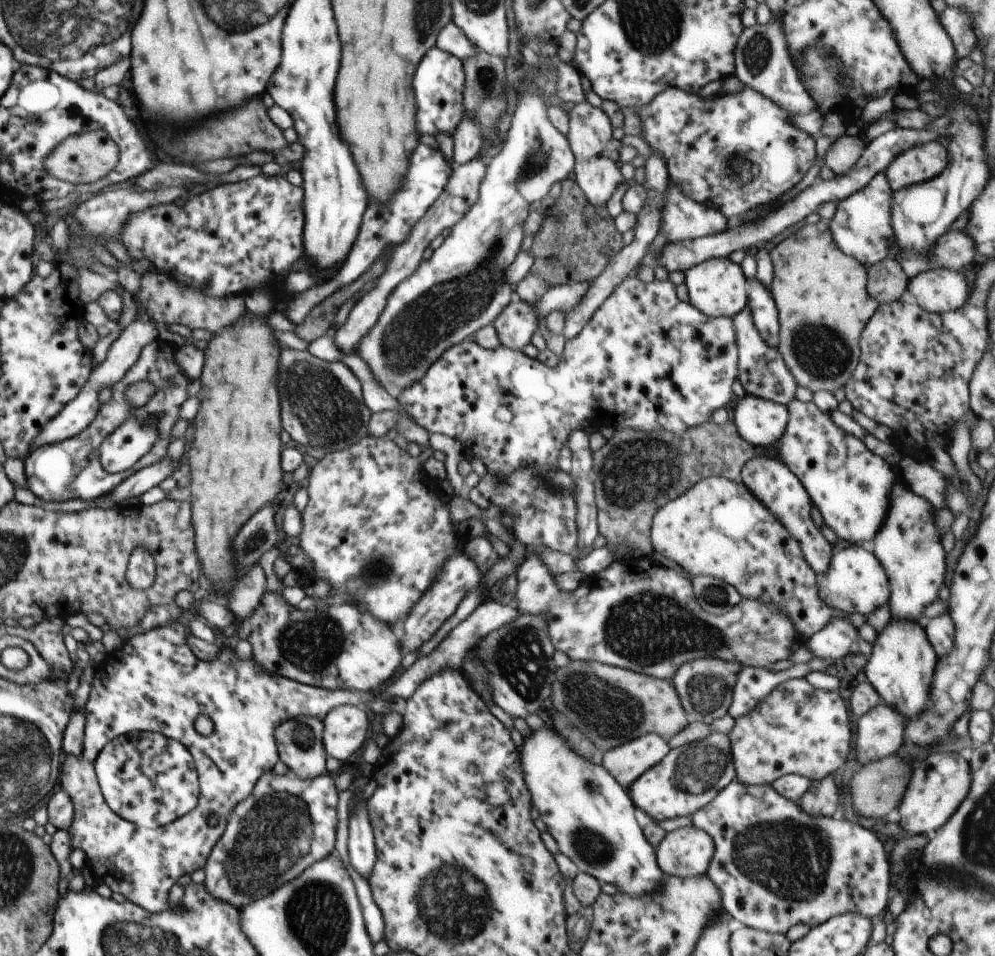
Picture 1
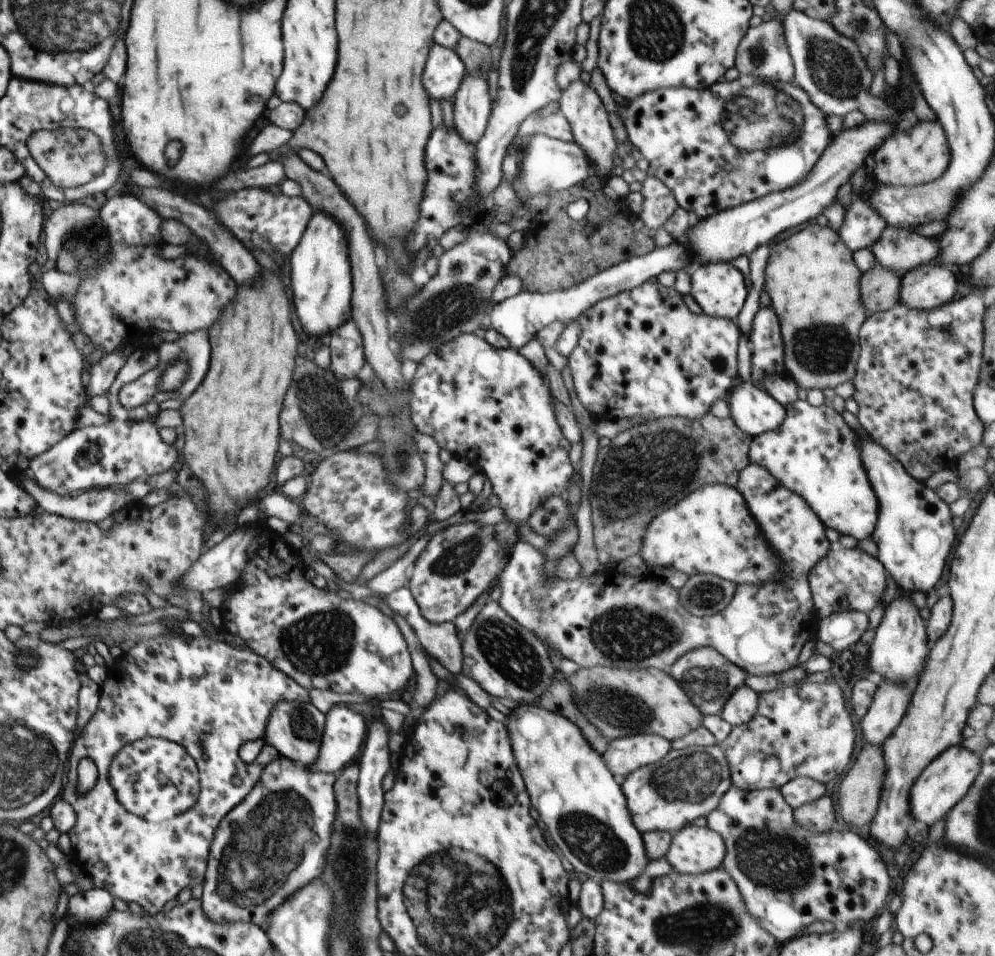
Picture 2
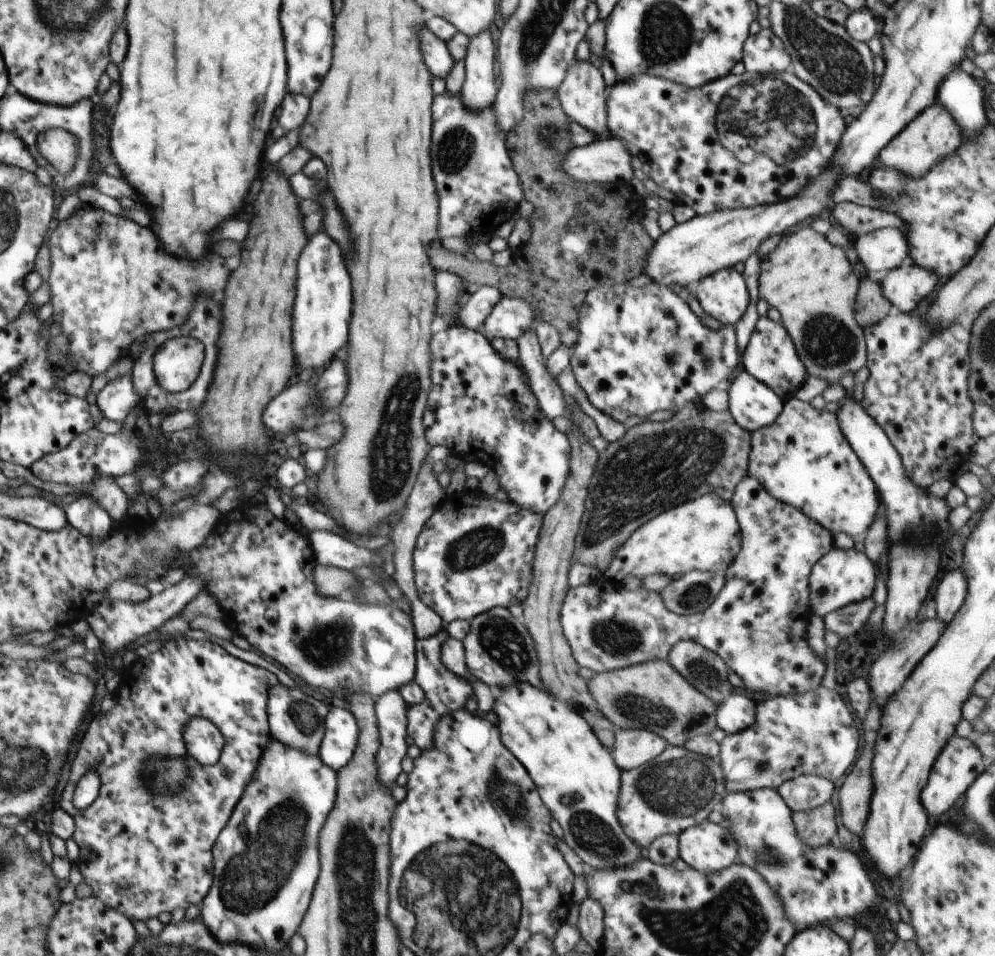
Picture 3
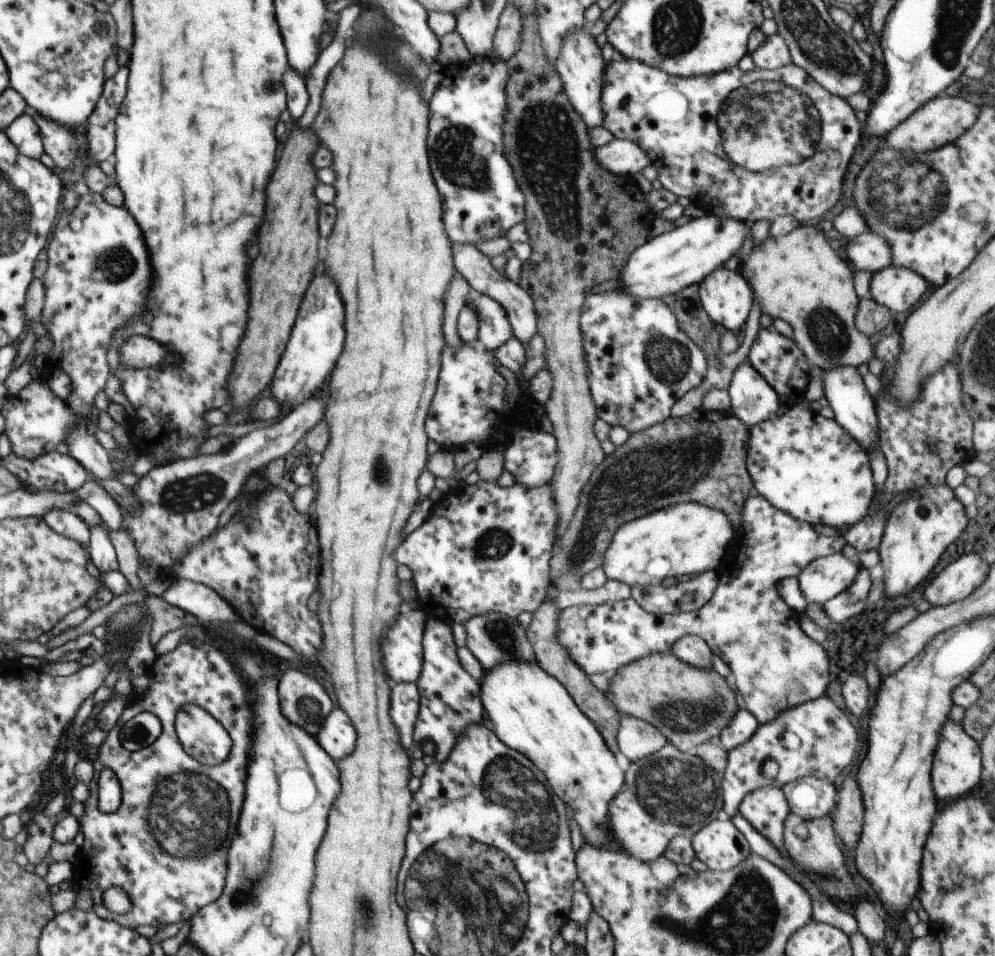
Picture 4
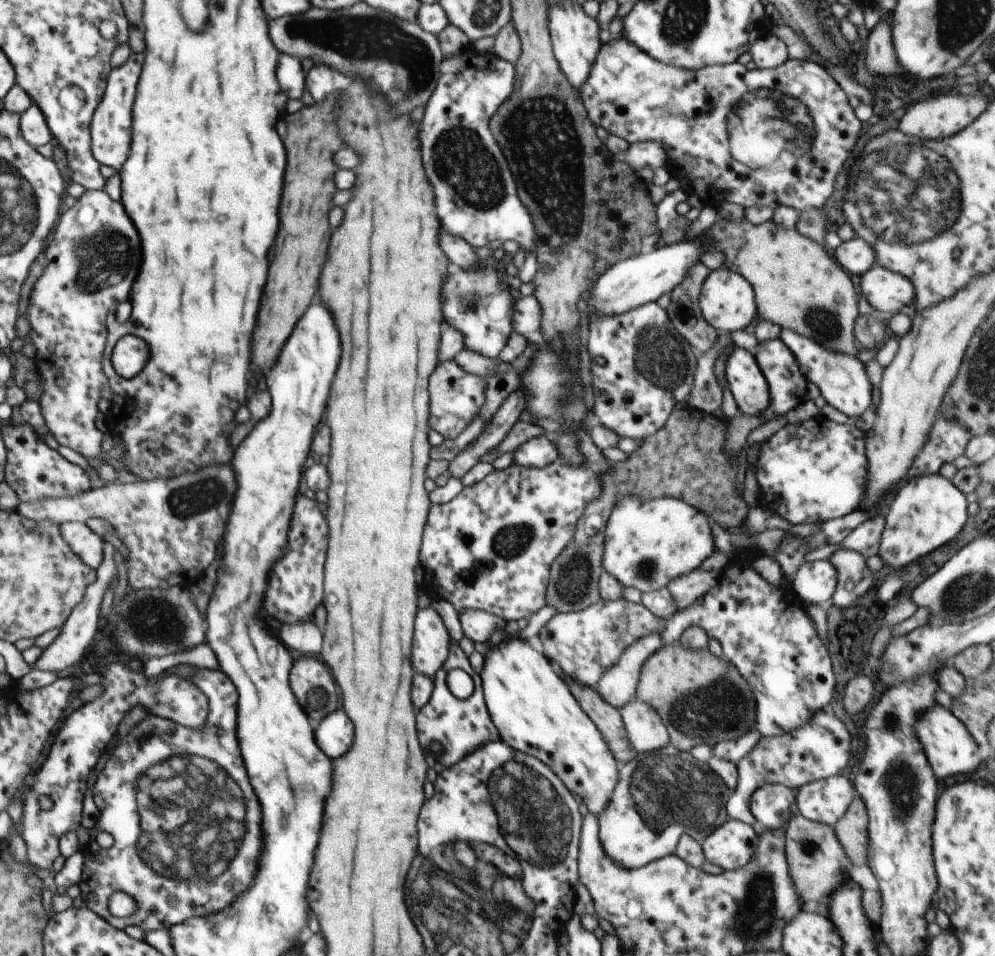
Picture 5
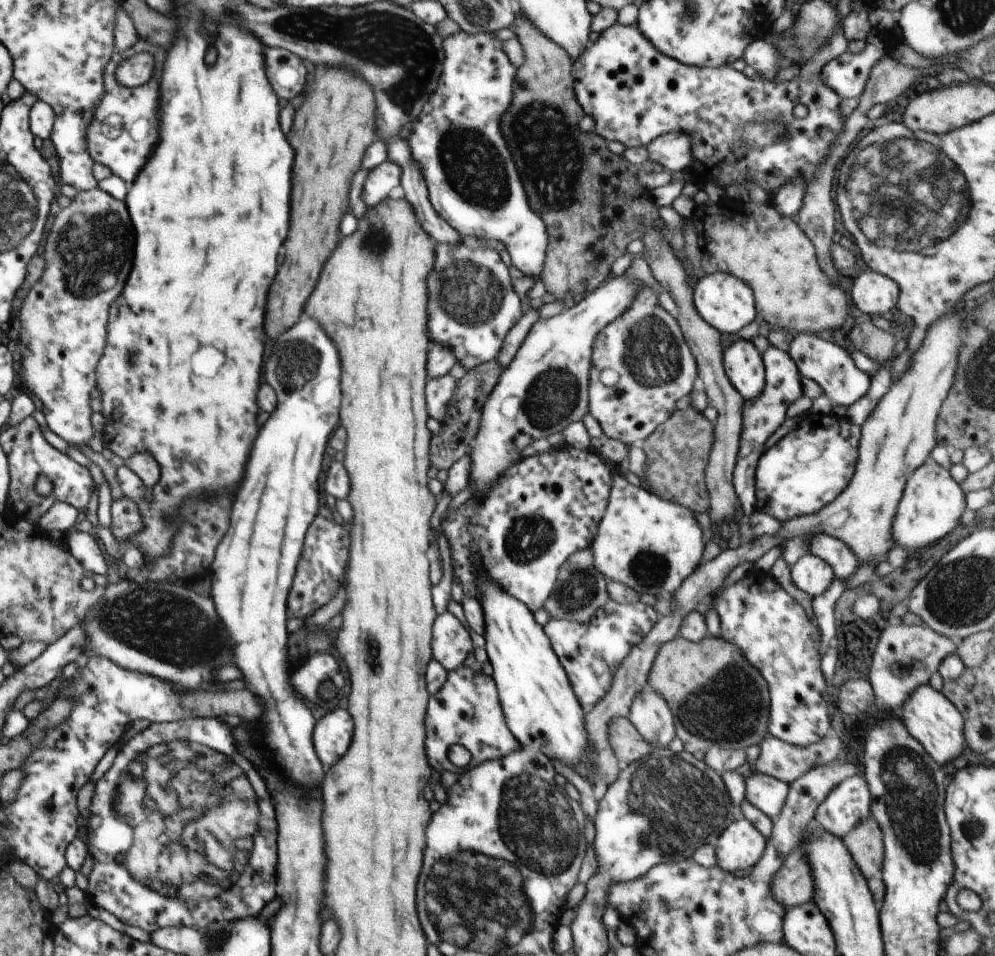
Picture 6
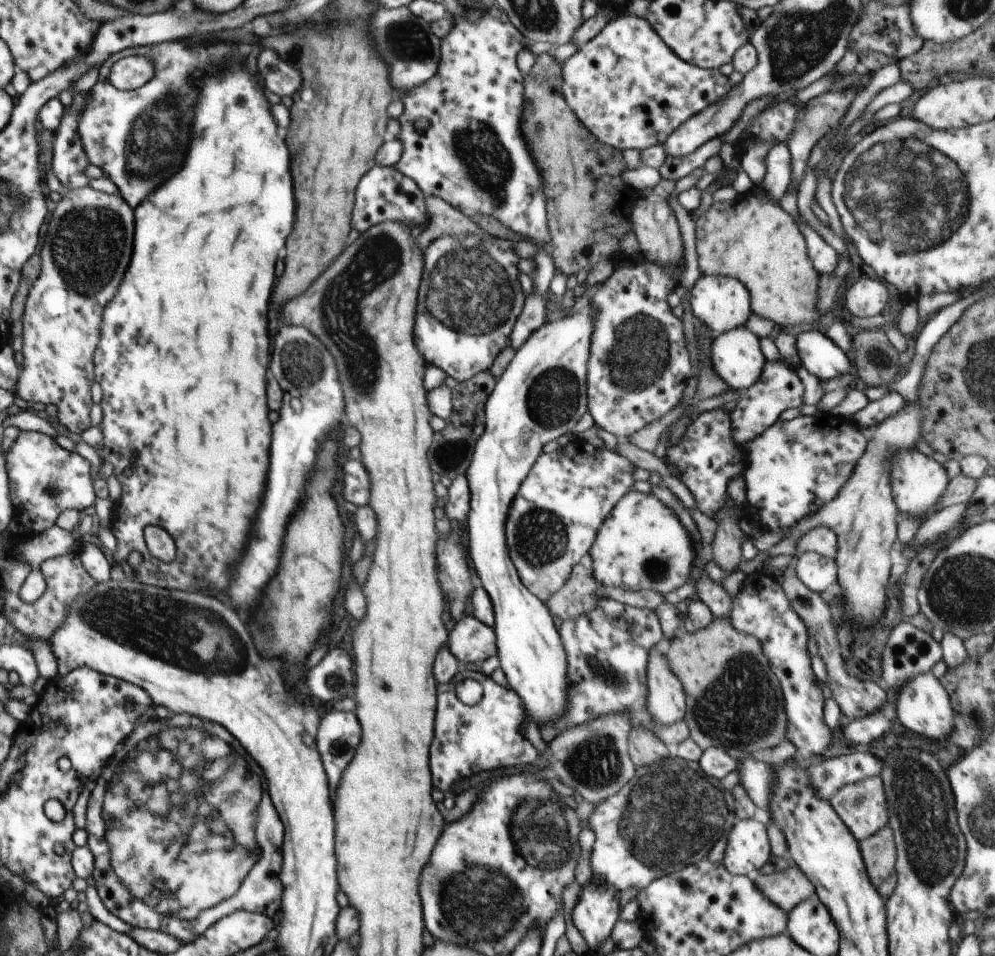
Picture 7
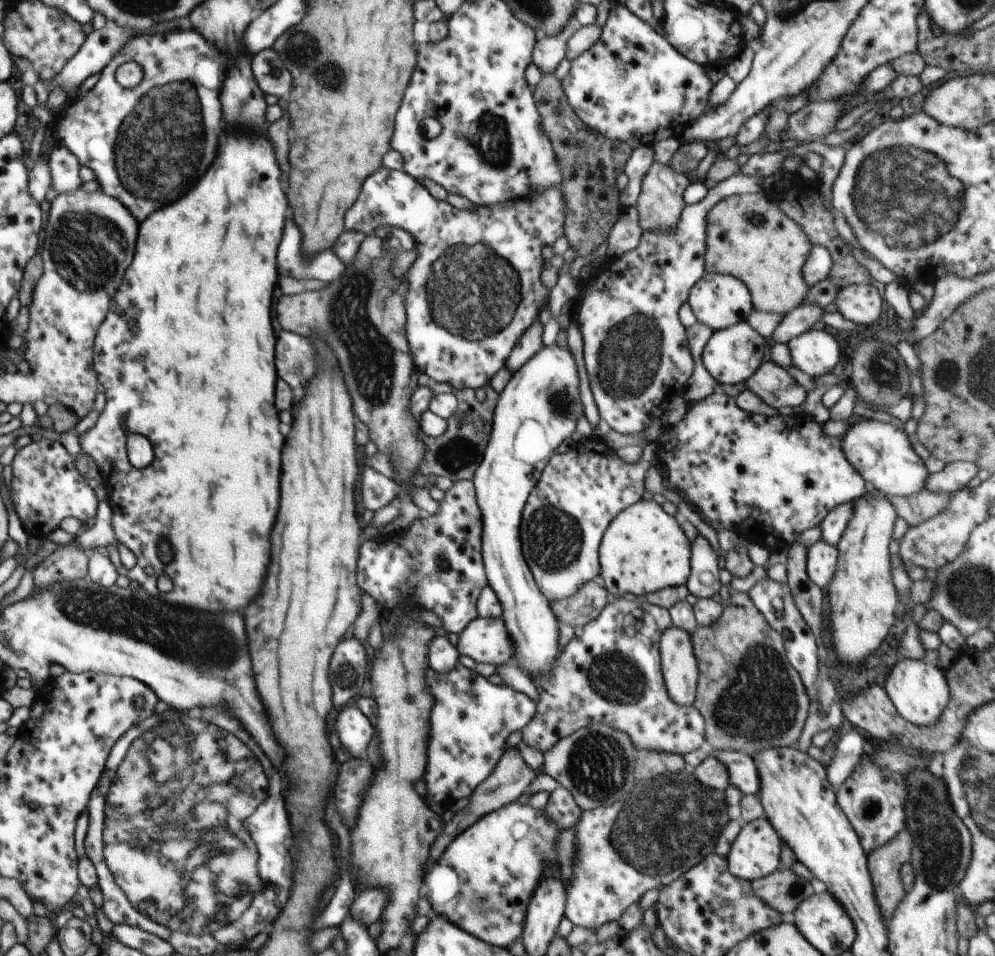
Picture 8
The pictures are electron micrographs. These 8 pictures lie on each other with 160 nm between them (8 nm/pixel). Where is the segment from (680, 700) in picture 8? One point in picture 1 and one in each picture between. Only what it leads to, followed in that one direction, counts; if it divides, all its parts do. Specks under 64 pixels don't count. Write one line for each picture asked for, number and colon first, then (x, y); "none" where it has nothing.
1: (626, 763)
2: (624, 755)
3: (633, 747)
4: (636, 738)
5: (646, 732)
6: (650, 715)
7: (666, 699)

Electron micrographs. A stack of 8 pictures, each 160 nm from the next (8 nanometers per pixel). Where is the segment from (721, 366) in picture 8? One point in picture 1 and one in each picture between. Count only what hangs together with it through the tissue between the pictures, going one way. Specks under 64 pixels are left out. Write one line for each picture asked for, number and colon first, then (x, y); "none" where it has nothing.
1: (760, 421)
2: (754, 411)
3: (753, 405)
4: (753, 400)
5: (749, 386)
6: (743, 365)
7: (735, 355)

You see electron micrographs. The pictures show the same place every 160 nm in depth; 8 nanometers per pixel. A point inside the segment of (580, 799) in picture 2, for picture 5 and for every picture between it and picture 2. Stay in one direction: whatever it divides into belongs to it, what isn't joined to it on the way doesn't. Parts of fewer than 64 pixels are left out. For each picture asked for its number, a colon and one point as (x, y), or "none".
3: (576, 776)
4: (531, 711)
5: (532, 707)

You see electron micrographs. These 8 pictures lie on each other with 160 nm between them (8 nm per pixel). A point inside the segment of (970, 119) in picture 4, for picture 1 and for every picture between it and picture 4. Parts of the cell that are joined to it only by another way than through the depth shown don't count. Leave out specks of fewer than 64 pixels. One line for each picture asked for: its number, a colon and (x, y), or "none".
1: (921, 163)
2: (921, 154)
3: (933, 134)

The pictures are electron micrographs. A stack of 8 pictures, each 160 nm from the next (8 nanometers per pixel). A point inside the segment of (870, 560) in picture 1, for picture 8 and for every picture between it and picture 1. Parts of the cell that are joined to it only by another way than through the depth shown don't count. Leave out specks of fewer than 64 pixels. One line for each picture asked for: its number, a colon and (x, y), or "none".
2: (844, 579)
3: (840, 577)
4: (824, 578)
5: (814, 582)
6: (811, 574)
7: (816, 571)
8: (822, 557)

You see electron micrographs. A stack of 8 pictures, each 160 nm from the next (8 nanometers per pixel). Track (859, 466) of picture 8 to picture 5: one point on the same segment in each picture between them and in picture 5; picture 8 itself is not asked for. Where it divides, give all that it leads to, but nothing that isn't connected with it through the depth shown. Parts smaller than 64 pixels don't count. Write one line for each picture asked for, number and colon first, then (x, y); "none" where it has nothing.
5: (928, 511)
6: (932, 503)
7: (918, 481)

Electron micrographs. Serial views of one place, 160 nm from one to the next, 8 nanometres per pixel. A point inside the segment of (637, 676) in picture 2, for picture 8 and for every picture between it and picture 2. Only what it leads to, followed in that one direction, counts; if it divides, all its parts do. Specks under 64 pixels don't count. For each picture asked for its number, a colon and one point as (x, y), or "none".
3: (652, 695)
4: (690, 705)
5: (702, 699)
6: (717, 699)
7: (734, 701)
8: (750, 698)

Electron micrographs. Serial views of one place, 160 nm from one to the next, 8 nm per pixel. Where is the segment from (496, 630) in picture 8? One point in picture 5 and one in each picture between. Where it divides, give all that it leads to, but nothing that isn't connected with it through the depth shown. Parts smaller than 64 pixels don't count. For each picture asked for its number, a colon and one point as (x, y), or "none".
5: (431, 639)
6: (451, 643)
7: (470, 640)

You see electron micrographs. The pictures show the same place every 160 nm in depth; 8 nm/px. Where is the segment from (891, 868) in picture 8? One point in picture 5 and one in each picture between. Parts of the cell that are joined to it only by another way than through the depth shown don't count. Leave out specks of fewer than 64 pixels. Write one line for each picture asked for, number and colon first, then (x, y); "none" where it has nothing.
5: (851, 830)
6: (864, 843)
7: (879, 851)

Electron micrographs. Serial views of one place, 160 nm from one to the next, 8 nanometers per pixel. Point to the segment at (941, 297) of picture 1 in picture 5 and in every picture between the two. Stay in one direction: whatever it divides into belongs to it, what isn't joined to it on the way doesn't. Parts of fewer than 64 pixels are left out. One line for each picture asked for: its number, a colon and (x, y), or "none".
2: (928, 286)
3: (904, 287)
4: (899, 289)
5: (887, 292)

